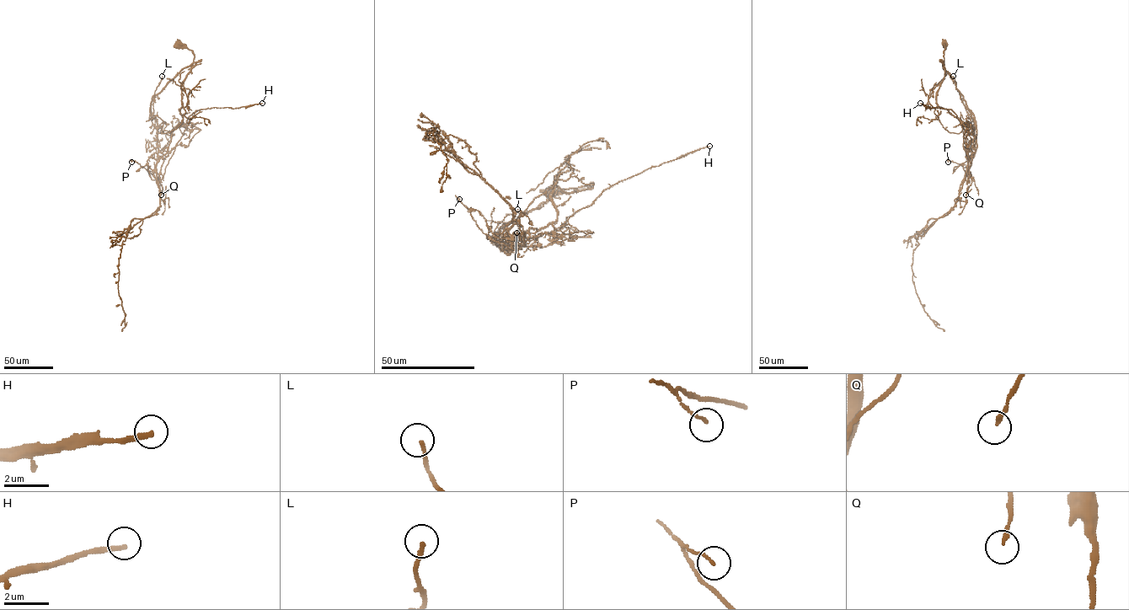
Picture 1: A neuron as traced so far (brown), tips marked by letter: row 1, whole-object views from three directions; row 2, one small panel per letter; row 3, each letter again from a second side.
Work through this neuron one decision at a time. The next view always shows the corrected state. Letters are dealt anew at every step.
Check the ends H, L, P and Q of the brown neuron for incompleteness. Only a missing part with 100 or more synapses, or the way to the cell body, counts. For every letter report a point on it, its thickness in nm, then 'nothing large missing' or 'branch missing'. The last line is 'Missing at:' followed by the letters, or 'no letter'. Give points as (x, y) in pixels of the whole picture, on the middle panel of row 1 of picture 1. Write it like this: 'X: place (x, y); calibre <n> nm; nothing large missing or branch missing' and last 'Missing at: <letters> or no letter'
H: place (709, 146); calibre 240 nm; nothing large missing
L: place (517, 209); calibre 170 nm; nothing large missing
P: place (459, 199); calibre 110 nm; nothing large missing
Q: place (516, 232); calibre 170 nm; nothing large missing
Missing at: no letter

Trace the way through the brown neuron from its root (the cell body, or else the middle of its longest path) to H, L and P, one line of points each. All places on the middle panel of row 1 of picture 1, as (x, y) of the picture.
H: (549, 192), (579, 190), (566, 192), (555, 178), (559, 230), (618, 182), (709, 146)
L: (549, 192), (585, 190), (592, 183), (559, 189), (502, 227), (495, 243), (498, 223), (517, 209)
P: (549, 192), (579, 190), (566, 192), (555, 177), (557, 220), (510, 248), (484, 233), (459, 199)

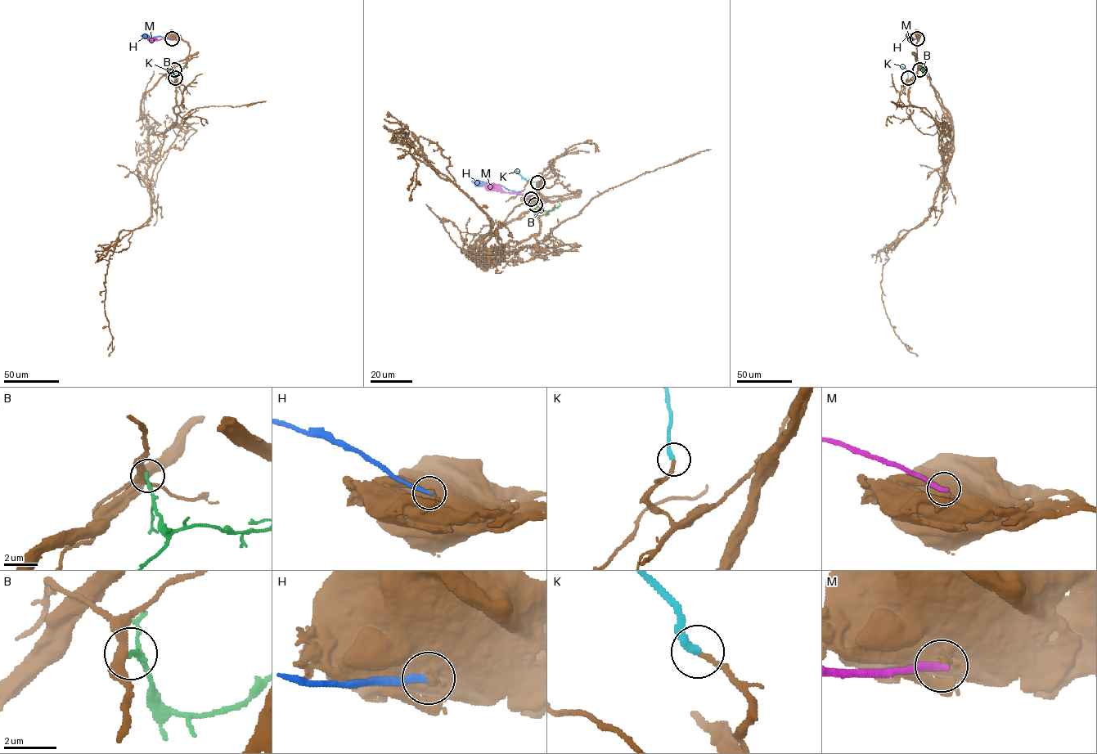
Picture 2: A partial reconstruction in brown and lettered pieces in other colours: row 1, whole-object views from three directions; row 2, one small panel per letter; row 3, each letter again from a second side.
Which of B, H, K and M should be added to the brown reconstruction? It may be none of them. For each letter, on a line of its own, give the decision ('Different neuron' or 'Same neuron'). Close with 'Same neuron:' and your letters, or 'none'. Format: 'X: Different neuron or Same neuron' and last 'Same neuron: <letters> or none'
B: Different neuron
H: Different neuron
K: Same neuron
M: Different neuron
Same neuron: K

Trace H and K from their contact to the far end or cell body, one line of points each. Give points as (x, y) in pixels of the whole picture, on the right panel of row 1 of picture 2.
H: (917, 38), (907, 35)
K: (908, 78), (907, 71), (901, 66)

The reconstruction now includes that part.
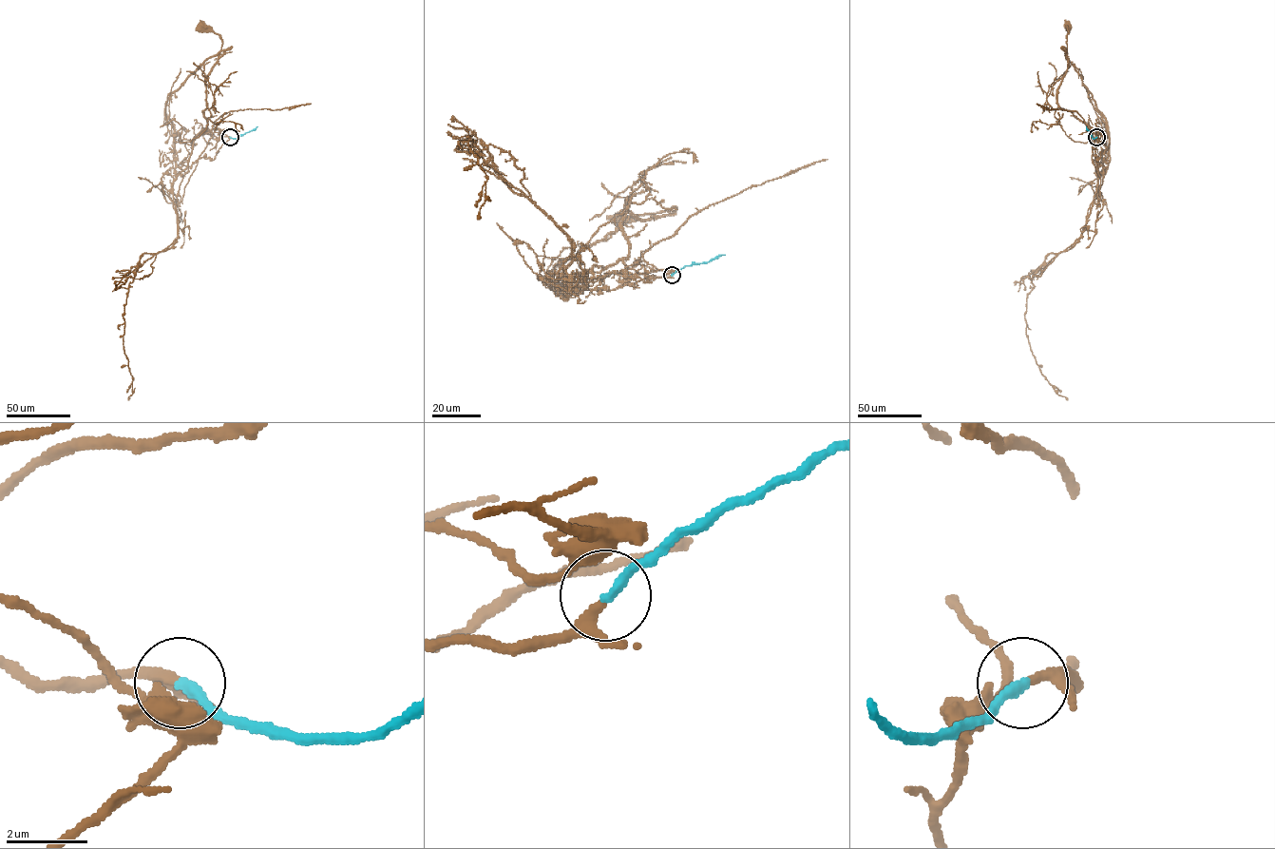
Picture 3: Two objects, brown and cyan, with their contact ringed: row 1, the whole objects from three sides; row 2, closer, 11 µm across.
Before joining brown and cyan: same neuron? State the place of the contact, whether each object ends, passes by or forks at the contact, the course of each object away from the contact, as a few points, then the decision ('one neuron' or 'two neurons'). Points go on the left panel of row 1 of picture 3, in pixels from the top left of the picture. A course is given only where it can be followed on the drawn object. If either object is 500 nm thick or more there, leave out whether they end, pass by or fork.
place (230, 137); brown forks; cyan ends; course brown (230, 137), (217, 138), (204, 132), (206, 80), (217, 63), (222, 41), (218, 34), (202, 27); course cyan (230, 137), (236, 138), (257, 126); one neuron

